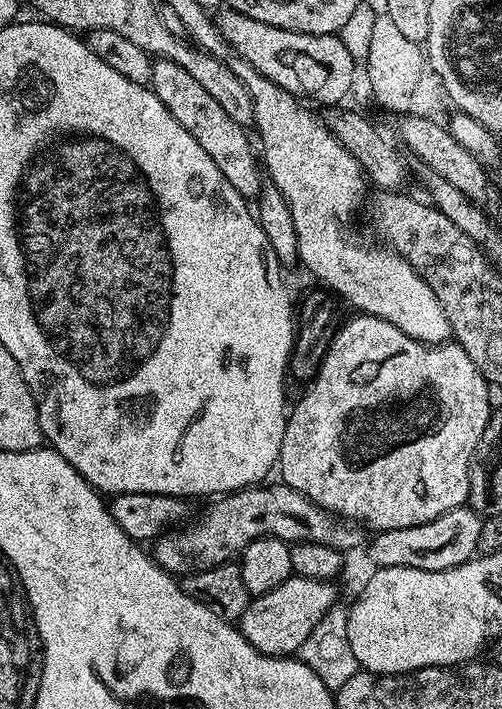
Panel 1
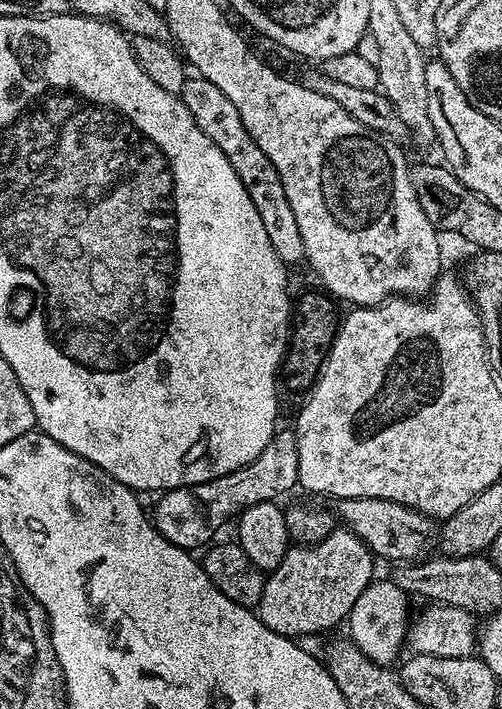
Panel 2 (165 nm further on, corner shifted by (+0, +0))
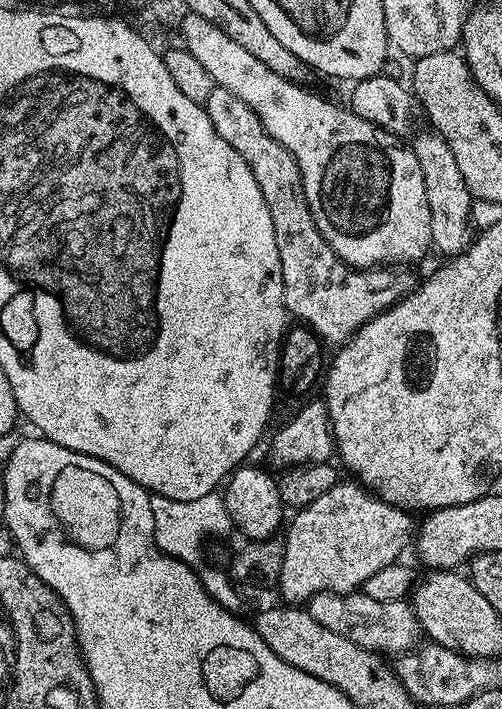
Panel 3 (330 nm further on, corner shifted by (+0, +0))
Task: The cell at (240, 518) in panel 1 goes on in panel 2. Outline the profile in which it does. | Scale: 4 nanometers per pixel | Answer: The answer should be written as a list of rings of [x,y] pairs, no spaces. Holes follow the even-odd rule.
[[[350,498],[339,501],[340,516],[349,532],[353,532],[360,541],[372,551],[373,557],[384,560],[400,560],[396,562],[416,562],[425,555],[424,547],[433,543],[434,528],[432,532],[433,517],[424,516],[416,508],[407,508],[398,502],[390,502],[386,498]]]

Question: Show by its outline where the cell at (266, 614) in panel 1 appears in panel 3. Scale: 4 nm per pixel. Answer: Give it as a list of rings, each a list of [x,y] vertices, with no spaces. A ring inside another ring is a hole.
[[[337,482],[333,488],[326,490],[322,498],[314,498],[310,506],[299,509],[296,516],[287,525],[288,536],[284,540],[284,558],[282,574],[278,581],[278,589],[288,602],[307,602],[313,596],[323,592],[355,592],[363,589],[366,578],[370,574],[378,574],[382,566],[390,566],[401,559],[404,547],[409,547],[414,536],[414,524],[405,509],[388,504],[379,496],[359,483],[344,484]]]

